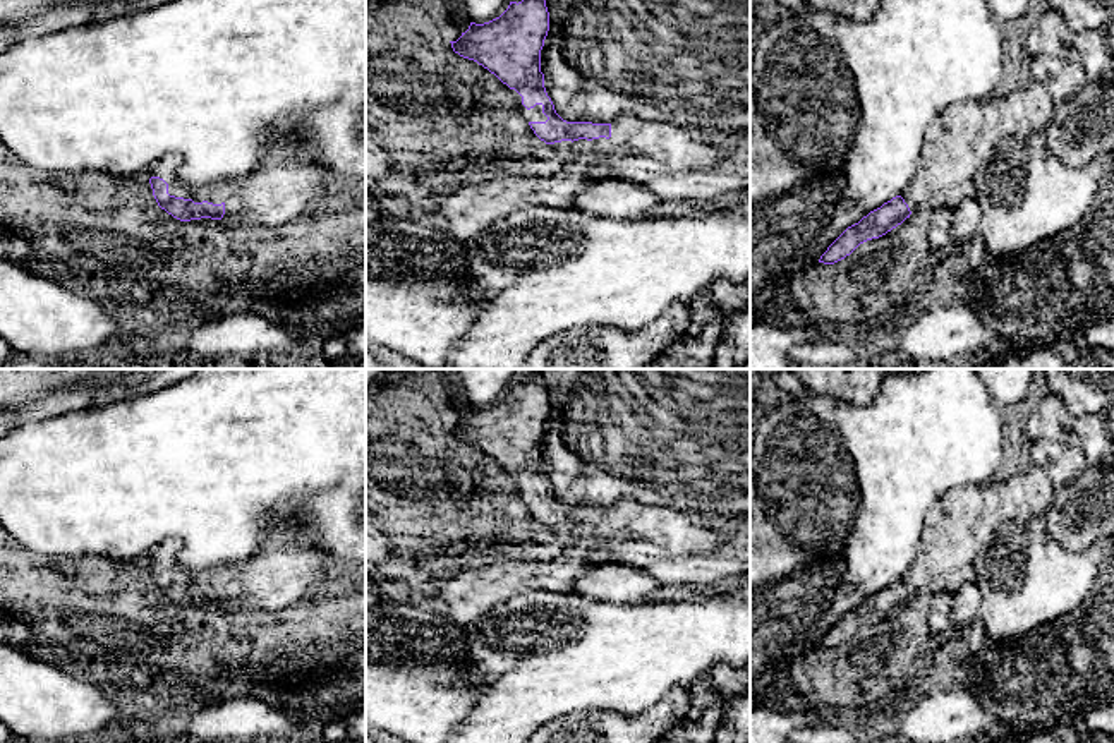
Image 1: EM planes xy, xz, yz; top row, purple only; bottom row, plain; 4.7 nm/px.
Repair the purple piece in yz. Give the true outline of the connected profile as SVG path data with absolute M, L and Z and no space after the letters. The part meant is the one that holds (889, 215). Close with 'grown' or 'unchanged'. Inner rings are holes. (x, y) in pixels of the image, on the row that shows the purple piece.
M1025 74L1020 89L946 108L929 127L917 170L903 192L848 227L820 256L834 264L920 208L951 211L975 196L973 178L1006 139L1042 137L1054 112L1044 82Z; grown

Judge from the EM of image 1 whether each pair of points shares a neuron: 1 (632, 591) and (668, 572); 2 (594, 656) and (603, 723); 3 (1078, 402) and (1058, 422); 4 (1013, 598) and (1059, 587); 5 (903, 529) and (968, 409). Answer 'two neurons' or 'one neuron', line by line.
1: two neurons
2: two neurons
3: two neurons
4: one neuron
5: one neuron

